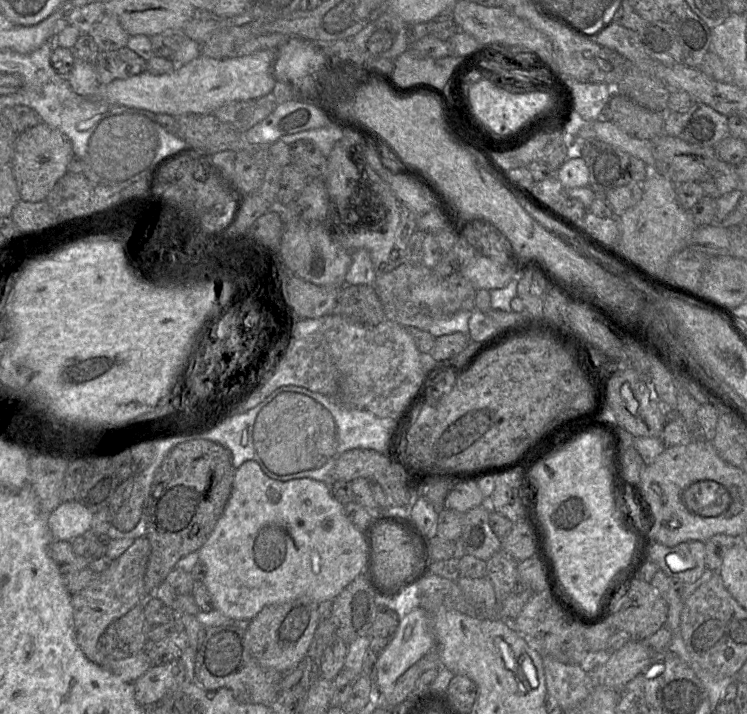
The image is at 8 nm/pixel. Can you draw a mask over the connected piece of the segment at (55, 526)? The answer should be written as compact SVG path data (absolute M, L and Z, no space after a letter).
M76 500L62 502L47 522L54 539L72 541L90 529L93 513Z

